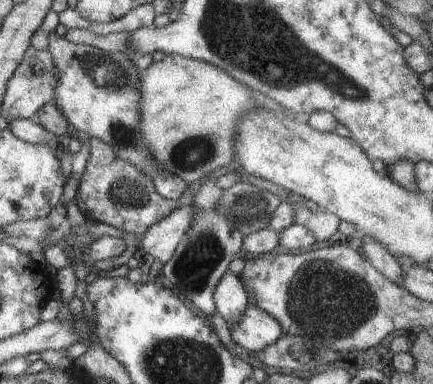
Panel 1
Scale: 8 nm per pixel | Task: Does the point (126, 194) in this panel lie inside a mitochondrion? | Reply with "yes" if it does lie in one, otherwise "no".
yes

